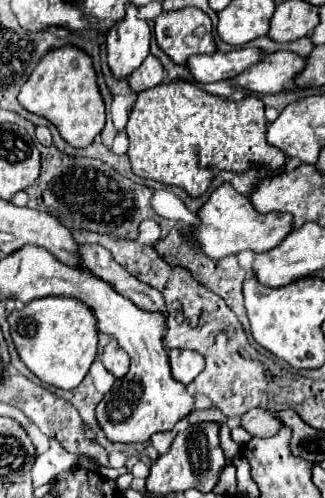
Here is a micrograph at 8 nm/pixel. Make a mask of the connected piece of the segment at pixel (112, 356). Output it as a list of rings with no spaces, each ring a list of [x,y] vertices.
[[[111,340],[103,354],[101,354],[101,362],[103,366],[115,376],[115,378],[123,378],[129,370],[129,354],[117,344],[117,340]]]

